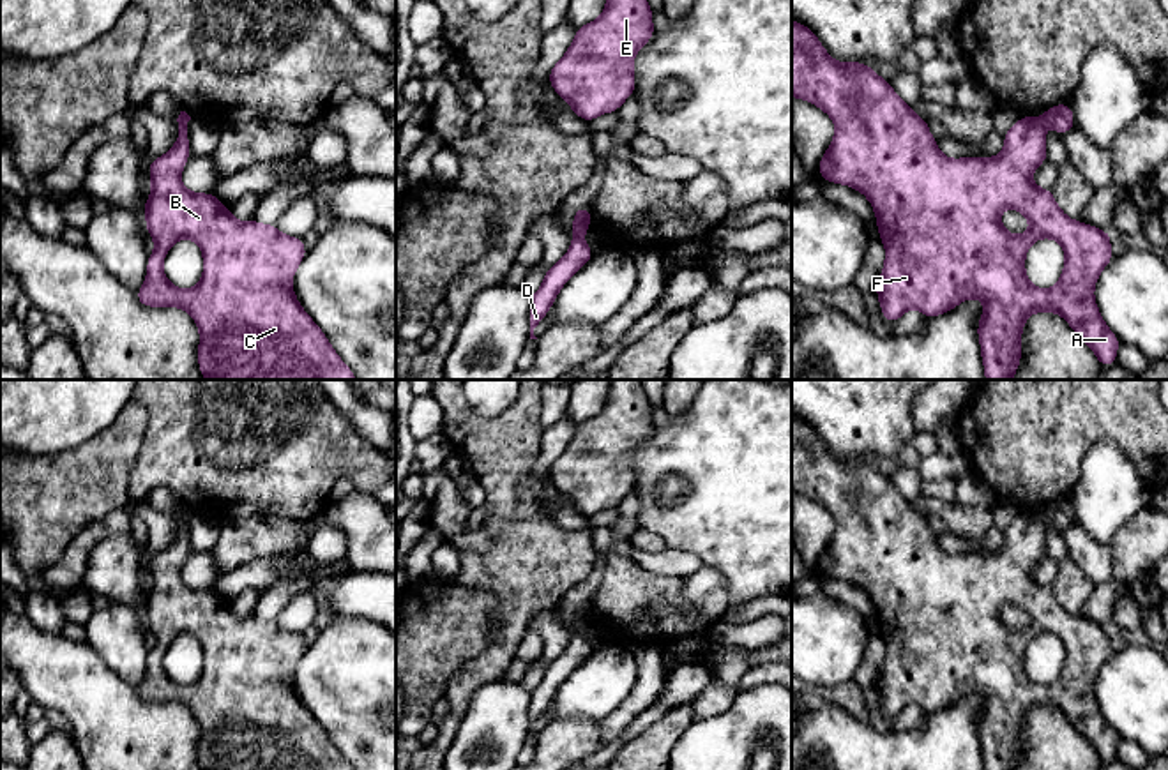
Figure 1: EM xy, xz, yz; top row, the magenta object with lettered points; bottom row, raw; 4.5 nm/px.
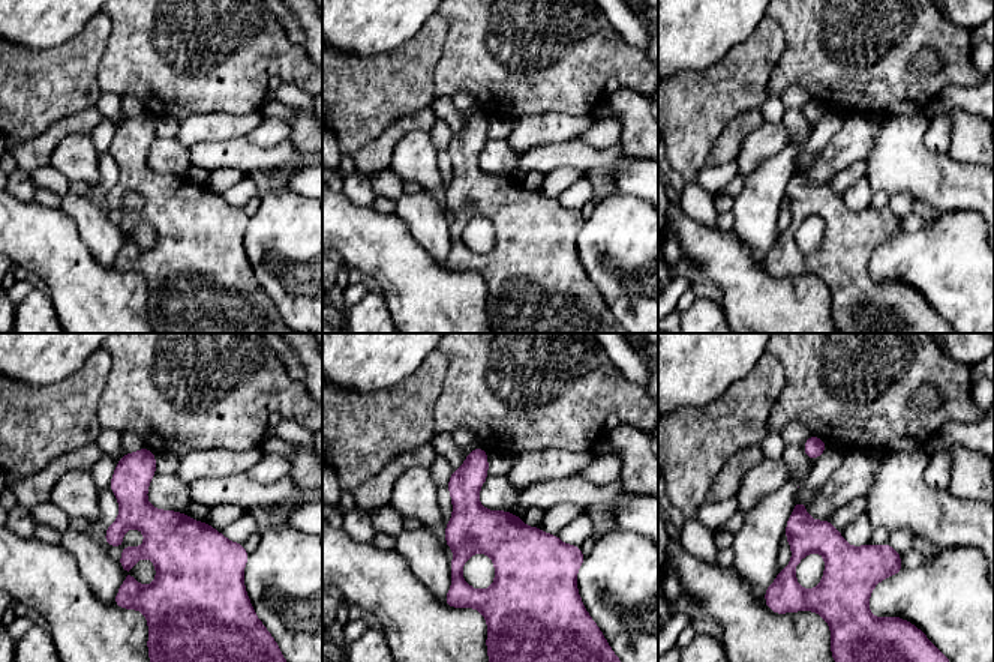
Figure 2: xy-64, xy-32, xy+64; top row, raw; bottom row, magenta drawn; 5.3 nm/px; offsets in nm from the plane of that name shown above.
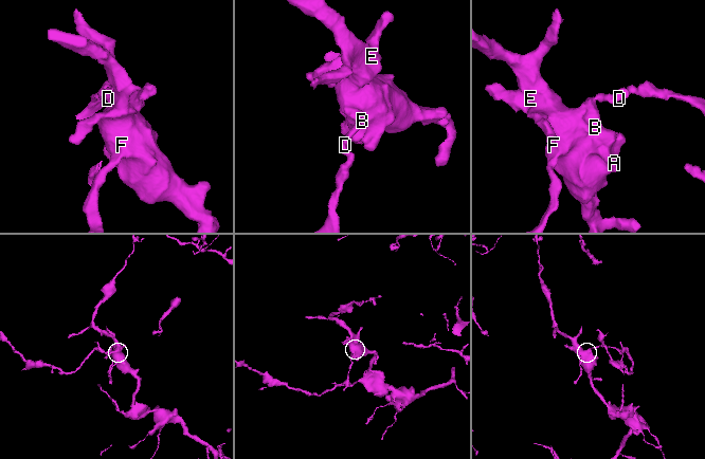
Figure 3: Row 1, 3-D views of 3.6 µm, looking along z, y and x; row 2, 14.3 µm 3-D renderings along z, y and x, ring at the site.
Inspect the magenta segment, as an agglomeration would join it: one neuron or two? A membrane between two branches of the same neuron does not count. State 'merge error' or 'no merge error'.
merge error

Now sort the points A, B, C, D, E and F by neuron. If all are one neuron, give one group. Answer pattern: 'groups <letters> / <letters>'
groups A B C E F / D

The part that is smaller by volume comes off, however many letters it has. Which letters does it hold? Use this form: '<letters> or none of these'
D

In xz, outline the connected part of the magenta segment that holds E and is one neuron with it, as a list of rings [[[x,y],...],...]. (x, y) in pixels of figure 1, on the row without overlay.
[[[610,380],[604,406],[576,424],[548,477],[585,517],[618,507],[634,489],[633,456],[654,429],[652,403],[641,380]]]

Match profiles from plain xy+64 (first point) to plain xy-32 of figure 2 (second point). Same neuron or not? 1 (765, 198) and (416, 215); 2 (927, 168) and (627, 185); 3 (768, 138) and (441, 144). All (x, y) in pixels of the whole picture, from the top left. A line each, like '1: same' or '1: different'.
1: same
2: same
3: different

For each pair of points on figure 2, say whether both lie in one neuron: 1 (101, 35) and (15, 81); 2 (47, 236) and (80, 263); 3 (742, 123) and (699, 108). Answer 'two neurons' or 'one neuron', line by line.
1: one neuron
2: one neuron
3: two neurons

